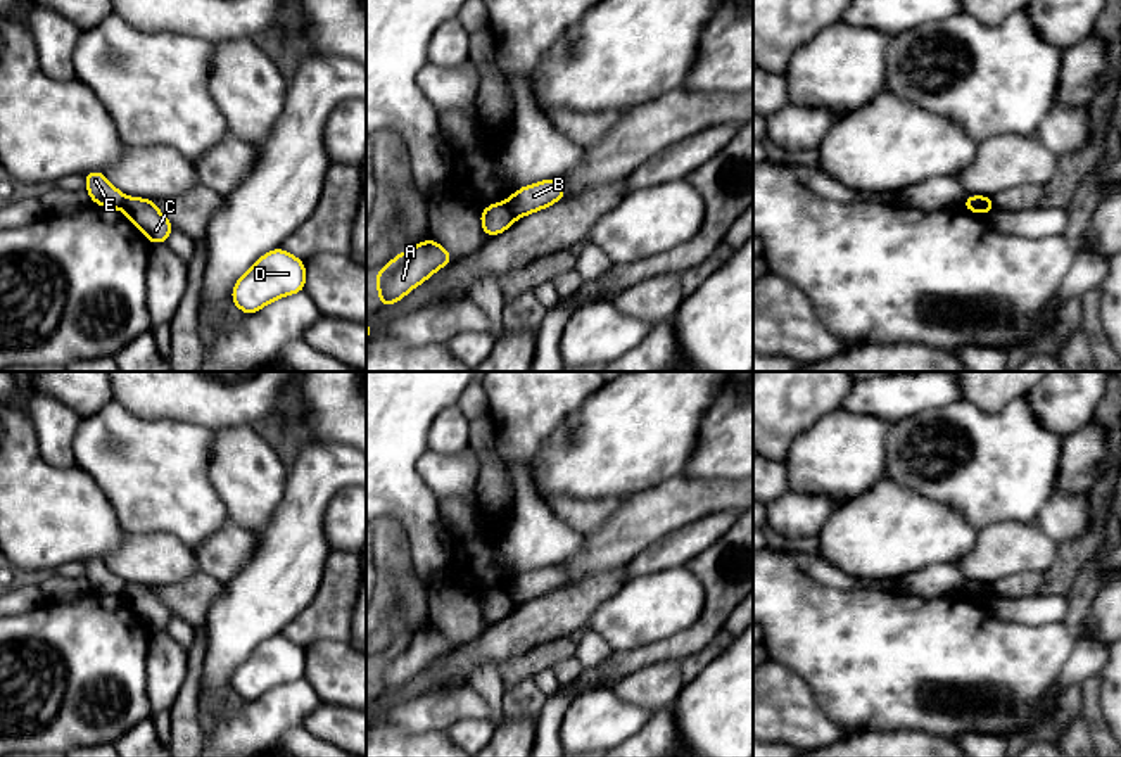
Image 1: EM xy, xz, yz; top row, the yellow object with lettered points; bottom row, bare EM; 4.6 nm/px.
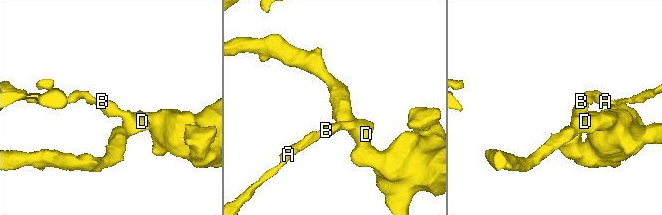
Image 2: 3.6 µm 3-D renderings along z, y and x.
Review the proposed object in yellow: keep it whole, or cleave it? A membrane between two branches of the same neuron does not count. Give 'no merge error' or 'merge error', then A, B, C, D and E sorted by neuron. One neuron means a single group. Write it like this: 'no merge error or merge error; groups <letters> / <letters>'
merge error; groups A E / B C D

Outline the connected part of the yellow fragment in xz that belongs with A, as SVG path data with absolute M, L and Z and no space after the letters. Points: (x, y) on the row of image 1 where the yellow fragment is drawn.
M432 239L396 254L375 277L380 308L396 304L437 270L451 263L453 254Z

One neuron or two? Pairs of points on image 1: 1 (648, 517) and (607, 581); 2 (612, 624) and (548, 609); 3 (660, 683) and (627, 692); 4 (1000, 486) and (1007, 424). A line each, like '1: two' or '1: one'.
1: two
2: two
3: one
4: one

